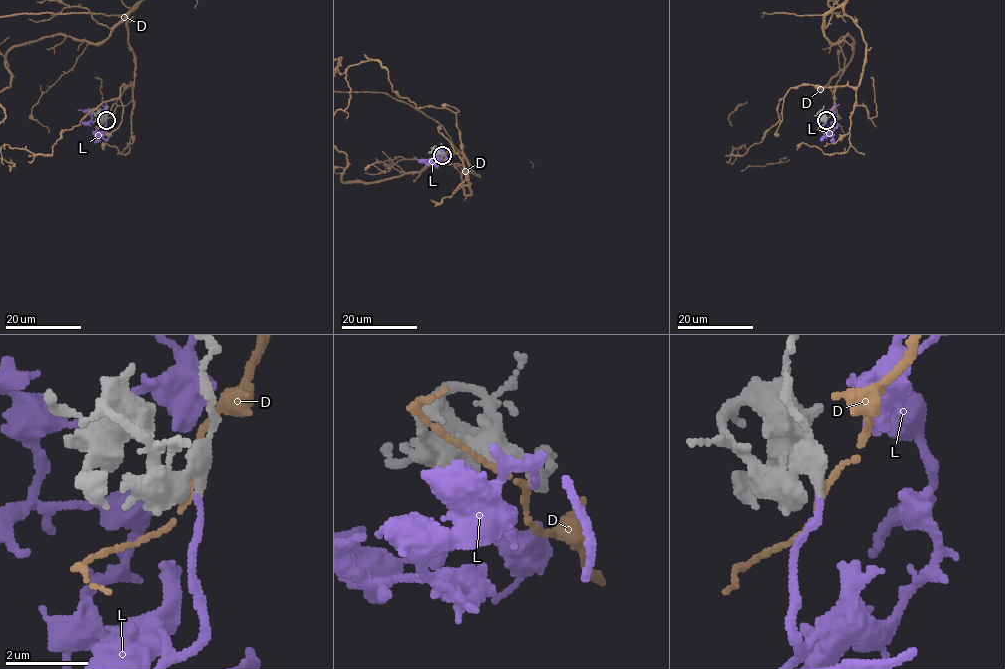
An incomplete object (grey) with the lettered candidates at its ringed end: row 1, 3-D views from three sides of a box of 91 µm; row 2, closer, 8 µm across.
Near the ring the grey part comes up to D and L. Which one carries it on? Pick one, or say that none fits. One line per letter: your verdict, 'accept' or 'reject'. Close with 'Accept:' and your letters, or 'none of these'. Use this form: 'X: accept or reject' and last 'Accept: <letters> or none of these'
D: reject
L: accept
Accept: L

